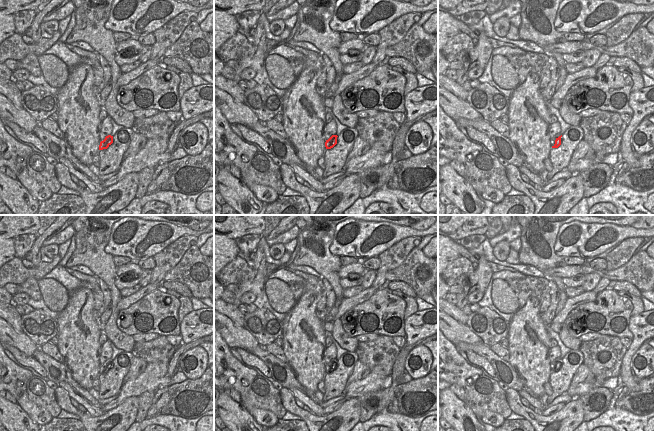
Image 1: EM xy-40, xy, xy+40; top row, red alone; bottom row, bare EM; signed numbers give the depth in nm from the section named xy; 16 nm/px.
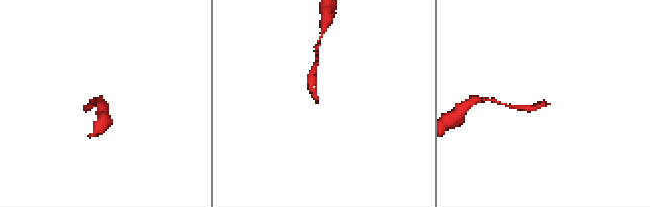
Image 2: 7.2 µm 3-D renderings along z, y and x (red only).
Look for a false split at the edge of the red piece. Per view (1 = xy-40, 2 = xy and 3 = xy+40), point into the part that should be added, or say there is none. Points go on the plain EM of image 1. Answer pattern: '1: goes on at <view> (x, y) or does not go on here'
1: does not go on here
2: does not go on here
3: goes on at xy+40 (552, 364)

